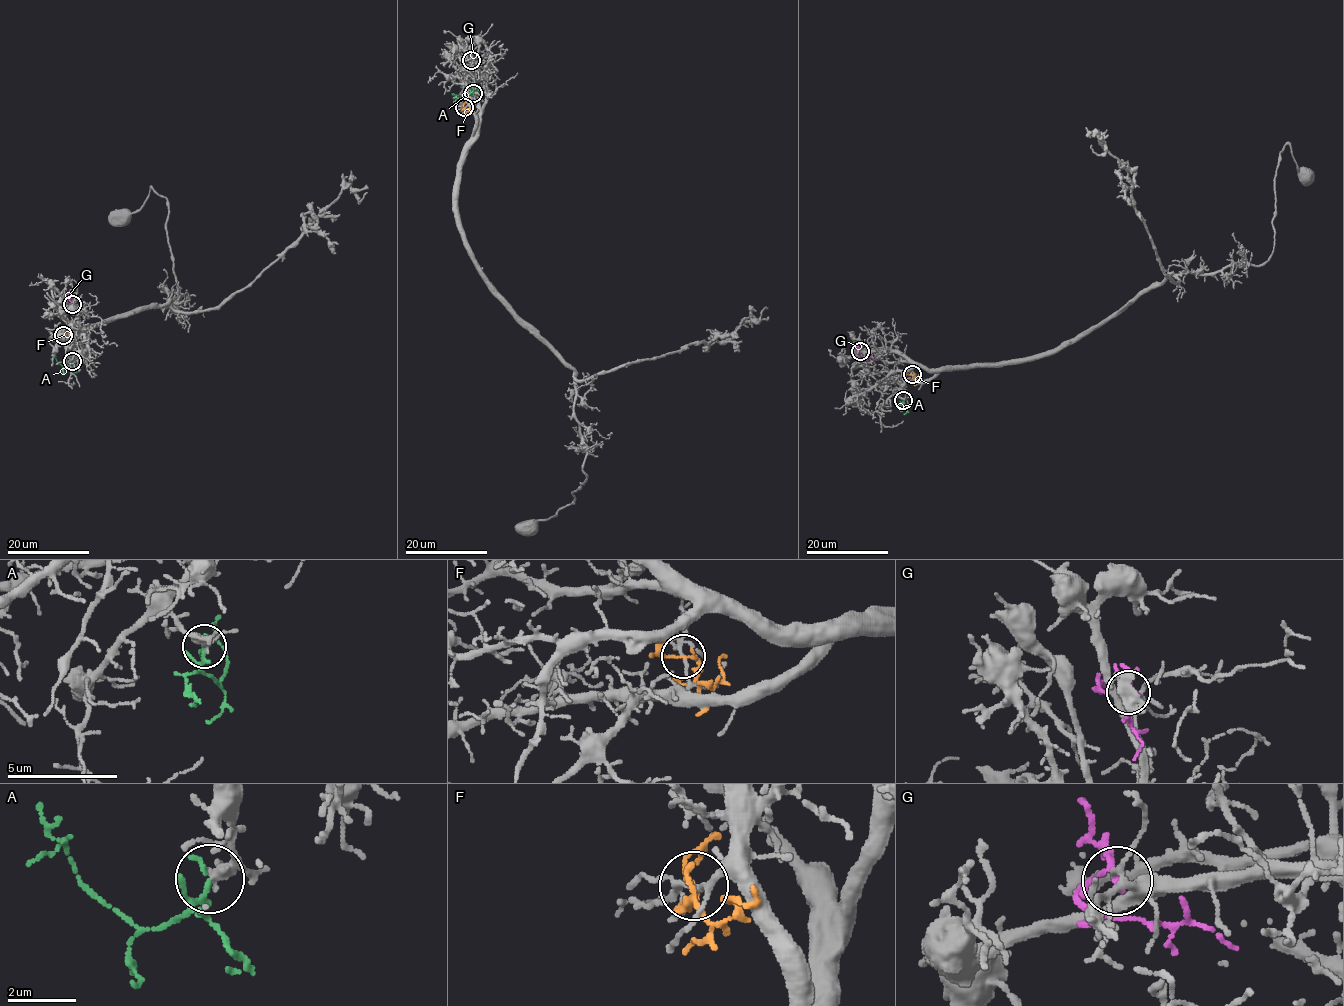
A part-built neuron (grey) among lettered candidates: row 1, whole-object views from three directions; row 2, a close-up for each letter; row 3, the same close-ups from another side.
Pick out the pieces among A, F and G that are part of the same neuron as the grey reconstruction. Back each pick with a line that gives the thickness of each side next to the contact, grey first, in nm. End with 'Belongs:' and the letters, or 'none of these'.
A: Thickness 200 nm (grey) against 120 nm
Belongs: A

